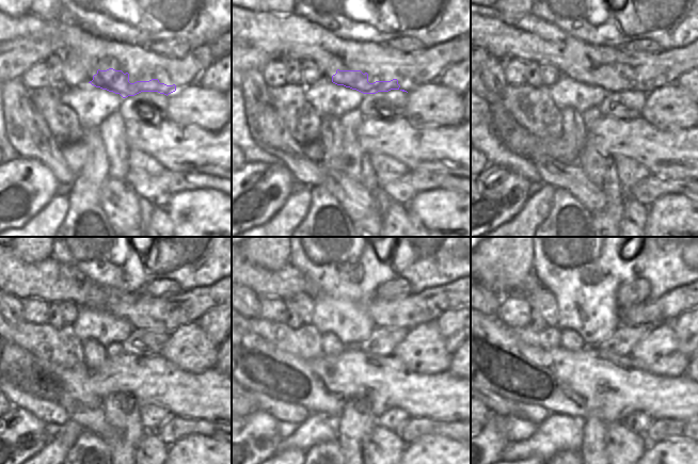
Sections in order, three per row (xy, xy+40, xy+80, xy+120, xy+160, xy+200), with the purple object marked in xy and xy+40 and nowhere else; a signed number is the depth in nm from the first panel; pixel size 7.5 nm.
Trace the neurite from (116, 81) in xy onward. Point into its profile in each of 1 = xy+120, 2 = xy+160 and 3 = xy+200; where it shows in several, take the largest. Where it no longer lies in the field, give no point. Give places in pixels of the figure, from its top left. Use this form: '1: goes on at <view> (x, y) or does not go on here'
1: goes on at xy+120 (123, 312)
2: goes on at xy+160 (377, 323)
3: goes on at xy+200 (621, 323)

